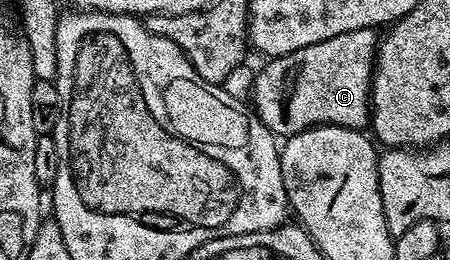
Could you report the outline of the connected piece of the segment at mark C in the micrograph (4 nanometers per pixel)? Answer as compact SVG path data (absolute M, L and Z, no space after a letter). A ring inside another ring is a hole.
M367 27L340 33L294 53L269 58L265 62L268 64L257 70L252 86L250 103L253 103L254 113L277 137L300 135L308 127L325 125L363 130L371 118L372 73L379 40L377 30Z

